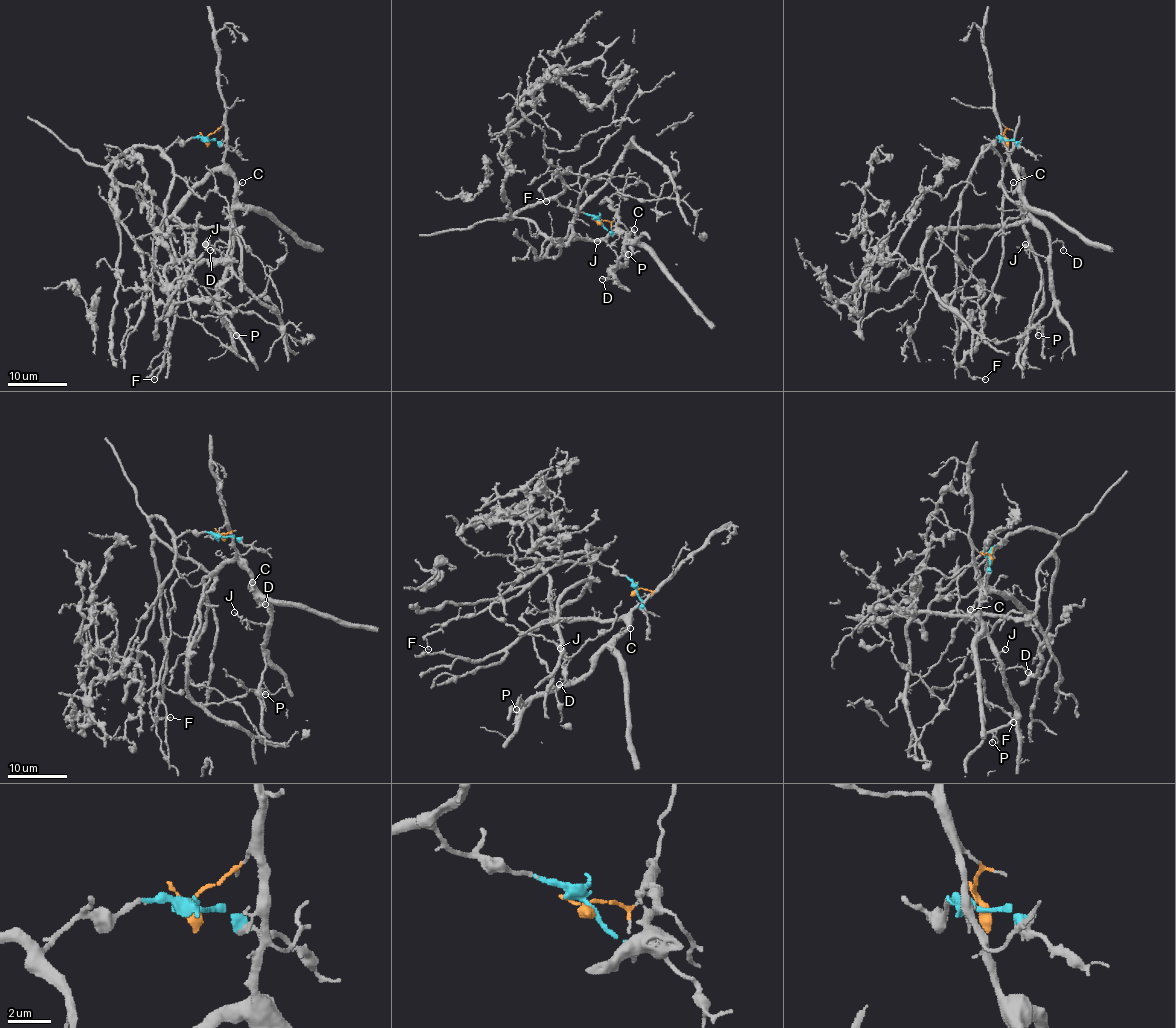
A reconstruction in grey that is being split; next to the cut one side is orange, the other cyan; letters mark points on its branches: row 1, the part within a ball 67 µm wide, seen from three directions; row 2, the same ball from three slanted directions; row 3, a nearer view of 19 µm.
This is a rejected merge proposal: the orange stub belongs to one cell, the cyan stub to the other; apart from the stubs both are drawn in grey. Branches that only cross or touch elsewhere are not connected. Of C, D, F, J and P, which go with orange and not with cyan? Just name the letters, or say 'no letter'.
C, D, J, P

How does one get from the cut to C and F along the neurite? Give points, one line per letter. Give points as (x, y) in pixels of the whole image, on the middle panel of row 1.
C: (600, 222), (612, 222), (616, 216), (616, 226), (627, 234), (631, 228), (634, 229)
F: (600, 222), (557, 199), (565, 188), (558, 176), (570, 173), (568, 167), (540, 189), (546, 201)

